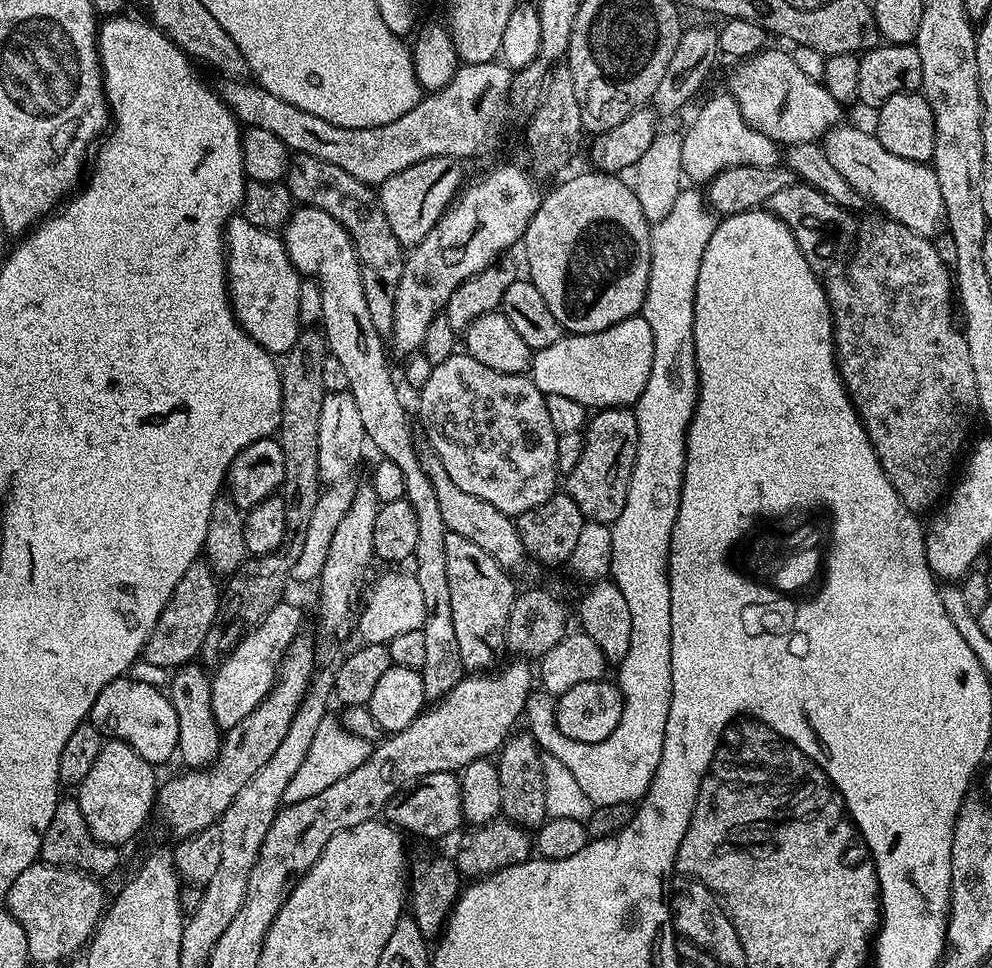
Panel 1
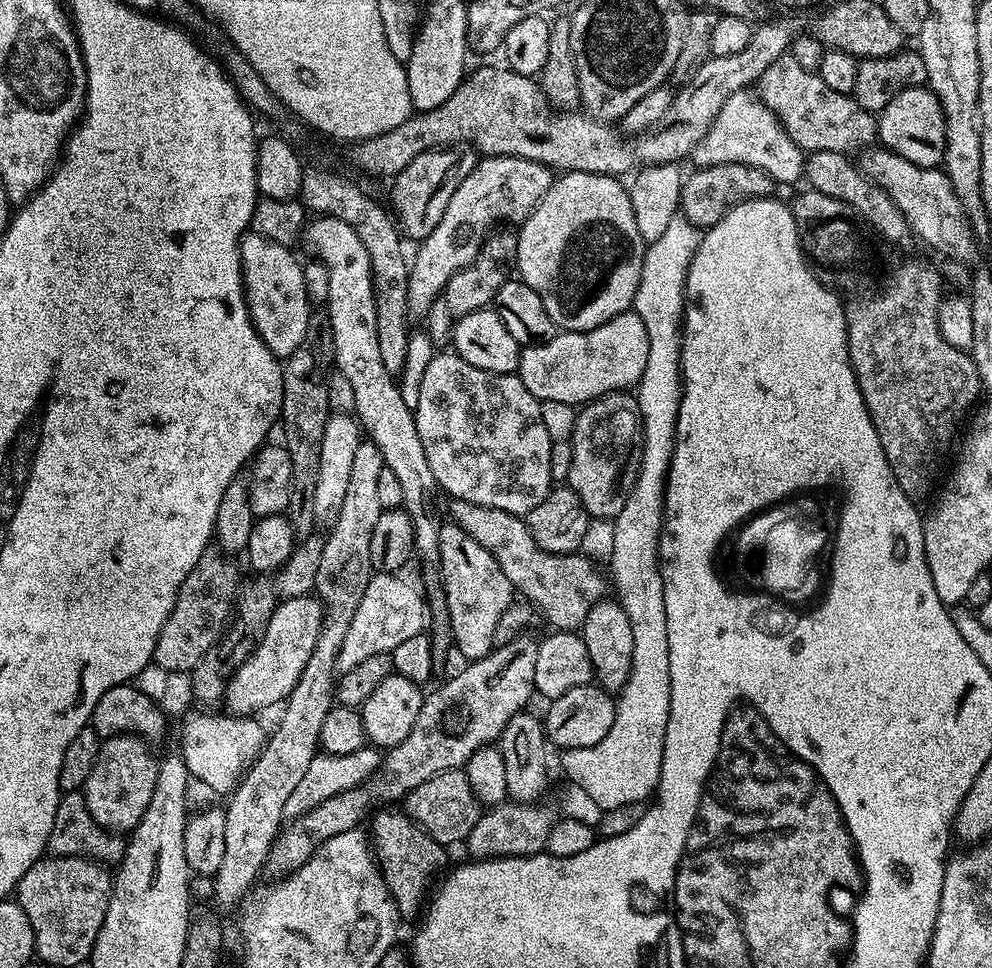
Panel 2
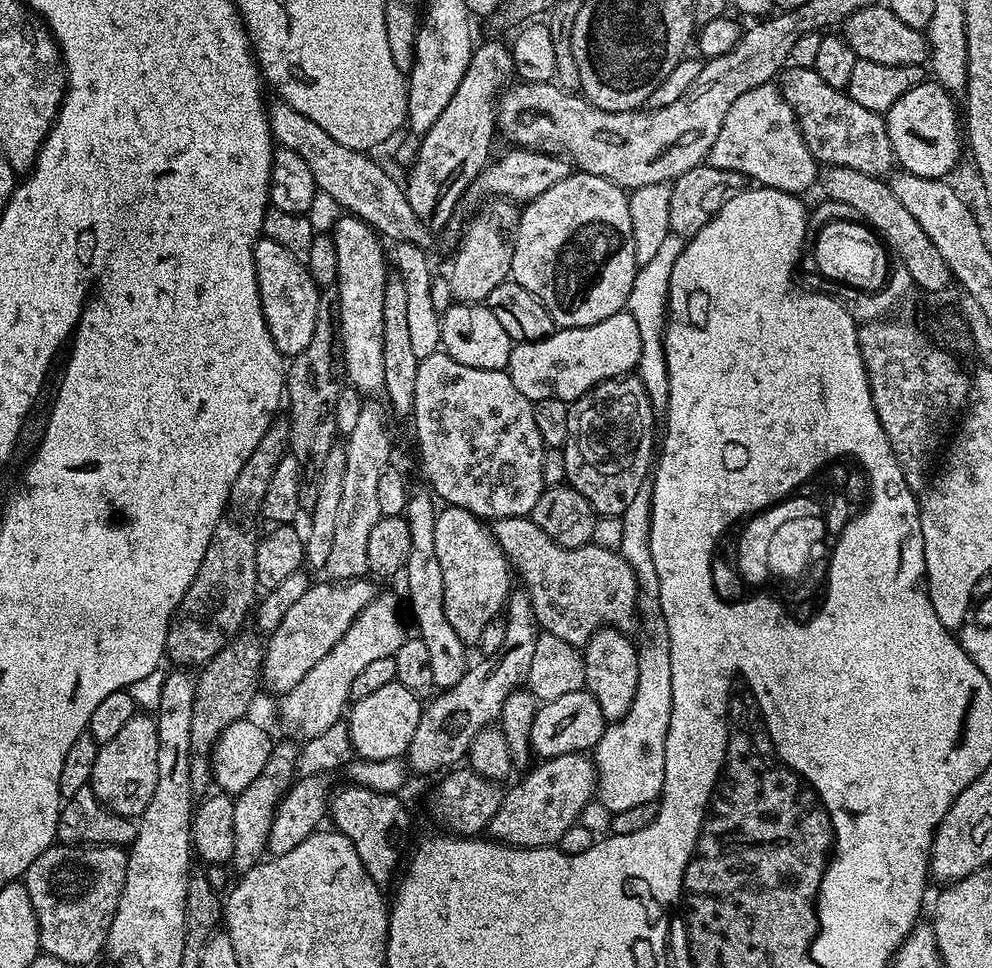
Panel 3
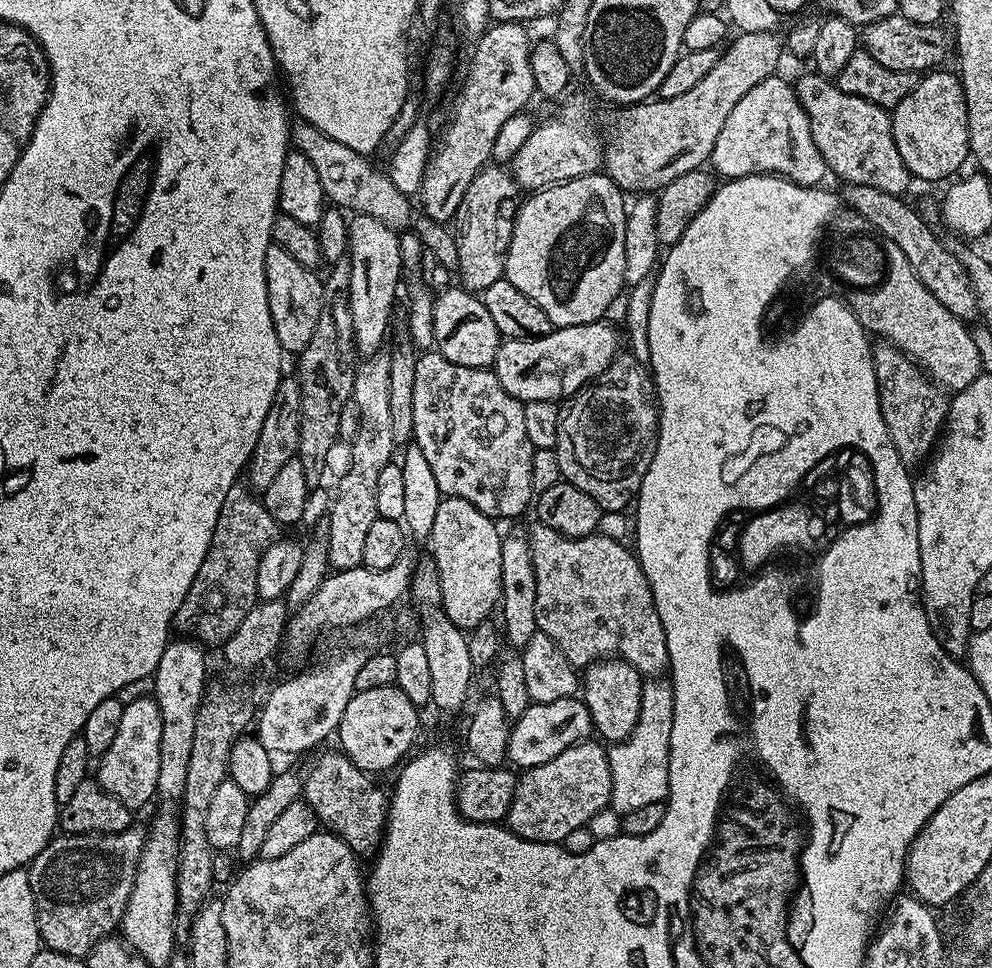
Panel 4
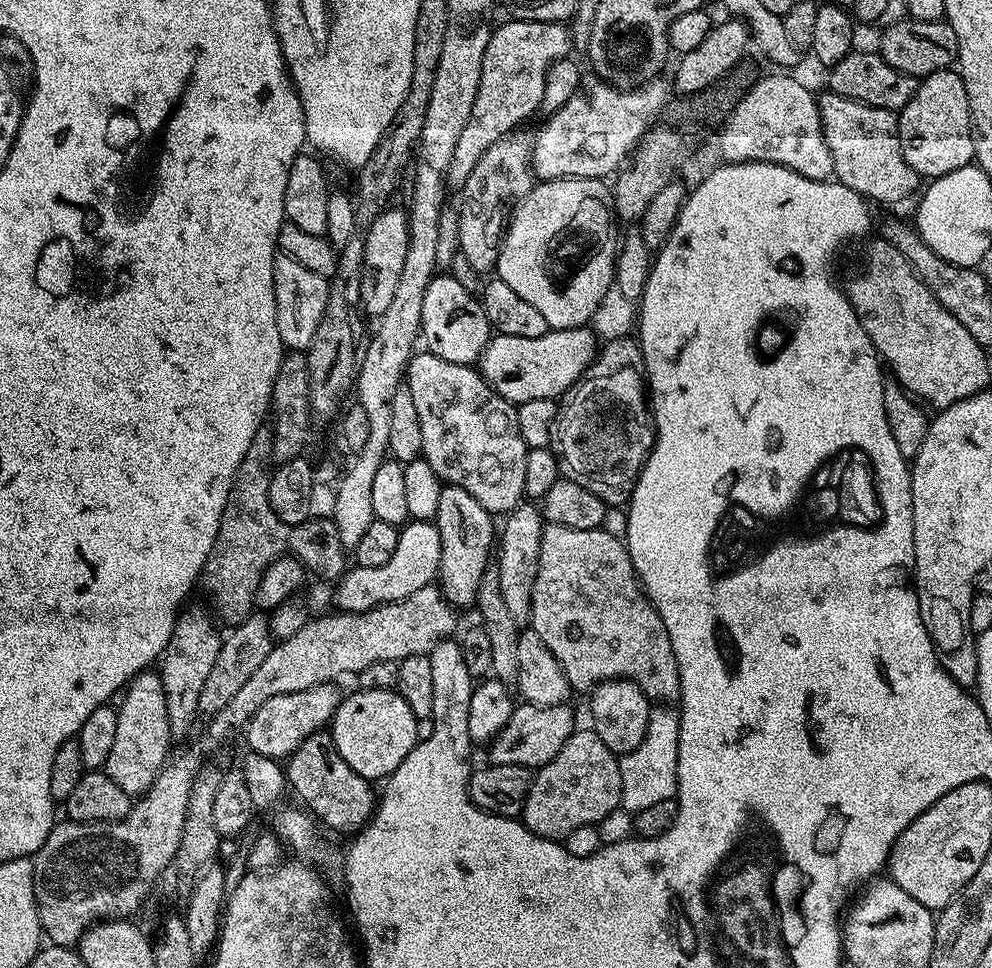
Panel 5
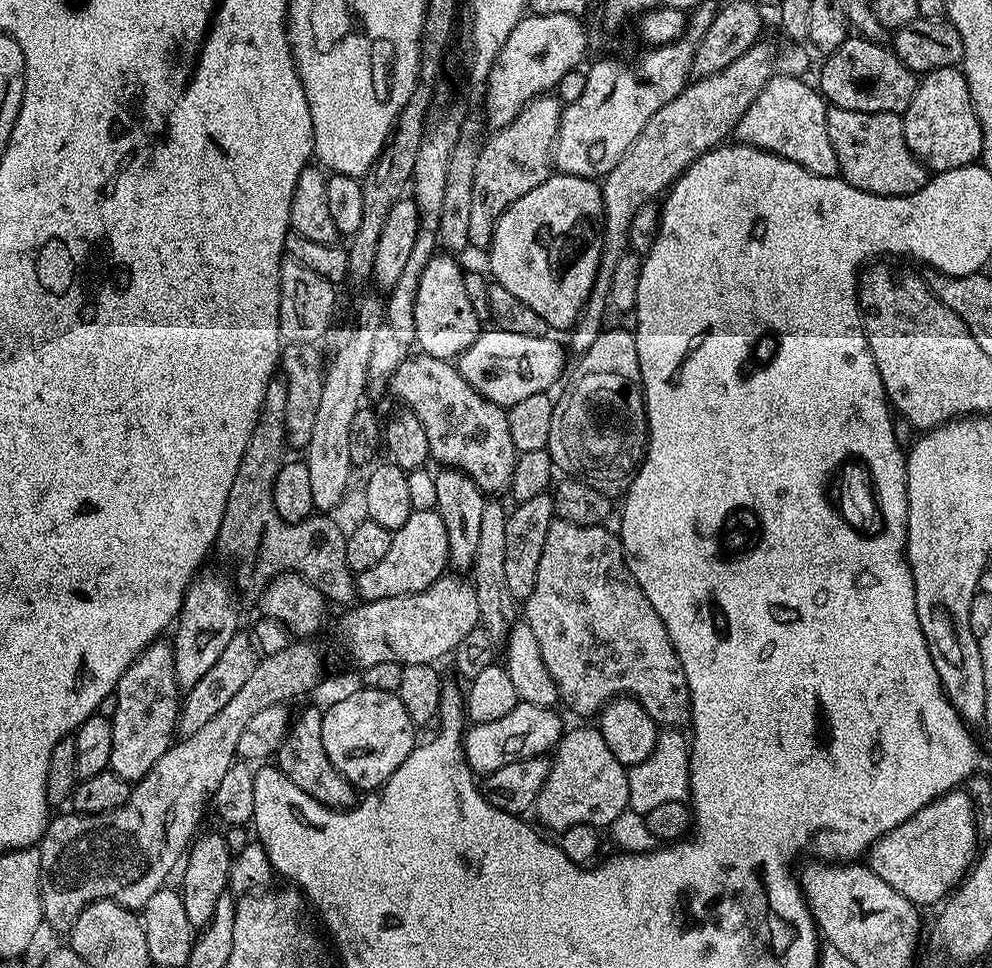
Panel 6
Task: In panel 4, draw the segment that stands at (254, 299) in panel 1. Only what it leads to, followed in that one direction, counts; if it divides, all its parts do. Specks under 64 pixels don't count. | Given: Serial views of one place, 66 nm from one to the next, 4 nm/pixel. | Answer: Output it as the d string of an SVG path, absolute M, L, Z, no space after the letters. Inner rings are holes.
M271 247L266 250L266 294L270 298L270 318L274 318L274 330L285 353L298 354L310 342L318 314L324 301L323 279L311 268L302 266L286 250Z

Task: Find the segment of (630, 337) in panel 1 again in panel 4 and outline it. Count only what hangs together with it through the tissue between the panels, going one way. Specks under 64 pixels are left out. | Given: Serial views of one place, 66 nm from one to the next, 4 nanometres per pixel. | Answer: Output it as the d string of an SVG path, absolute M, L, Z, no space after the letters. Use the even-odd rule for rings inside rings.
M595 320L582 326L556 328L550 334L533 340L505 339L496 355L494 371L498 382L514 398L563 401L571 398L584 385L601 376L612 365L612 359L621 351L622 336L604 320Z

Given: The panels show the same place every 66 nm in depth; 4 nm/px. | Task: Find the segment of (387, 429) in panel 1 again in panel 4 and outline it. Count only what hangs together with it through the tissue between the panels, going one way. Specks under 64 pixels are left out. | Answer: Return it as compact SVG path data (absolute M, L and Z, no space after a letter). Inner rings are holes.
M359 214L348 220L348 255L350 266L350 310L356 331L356 350L367 358L381 351L388 323L392 320L392 307L396 304L396 287L402 277L400 237L390 226Z

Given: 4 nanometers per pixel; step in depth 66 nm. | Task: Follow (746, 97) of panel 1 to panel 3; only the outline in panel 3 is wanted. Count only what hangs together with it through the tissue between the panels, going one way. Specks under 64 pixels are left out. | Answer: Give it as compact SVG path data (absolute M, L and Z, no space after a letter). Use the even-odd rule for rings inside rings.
M789 67L779 77L778 87L800 121L802 138L810 154L821 165L850 166L850 170L860 170L862 174L881 178L893 171L890 134L881 113L866 110L866 106L858 106L858 102L854 102L847 91L826 86L826 82L818 78L815 68Z

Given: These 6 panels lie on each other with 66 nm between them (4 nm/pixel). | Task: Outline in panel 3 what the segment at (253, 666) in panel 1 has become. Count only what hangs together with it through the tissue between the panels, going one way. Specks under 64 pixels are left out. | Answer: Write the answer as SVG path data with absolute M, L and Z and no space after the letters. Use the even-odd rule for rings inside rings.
M368 578L358 580L346 580L343 582L323 582L324 584L313 583L286 610L278 630L274 630L267 637L264 648L264 663L262 665L262 684L275 694L283 694L294 690L318 662L333 648L350 630L354 618L366 605L378 594L378 588L371 584L373 581Z

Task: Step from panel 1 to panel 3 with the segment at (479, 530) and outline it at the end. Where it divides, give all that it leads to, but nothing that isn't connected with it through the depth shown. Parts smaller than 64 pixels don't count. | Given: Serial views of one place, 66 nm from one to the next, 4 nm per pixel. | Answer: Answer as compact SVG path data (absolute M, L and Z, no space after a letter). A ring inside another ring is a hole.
M511 516L505 520L497 520L491 525L490 531L504 551L504 557L508 559L515 575L516 572L520 575L519 583L531 598L532 609L543 631L562 638L562 642L583 646L605 625L627 633L633 631L635 624L637 627L640 588L636 585L634 570L619 551L606 549L595 543L577 548L558 546L558 542L554 542L554 538L550 538L550 534L546 534L528 516Z

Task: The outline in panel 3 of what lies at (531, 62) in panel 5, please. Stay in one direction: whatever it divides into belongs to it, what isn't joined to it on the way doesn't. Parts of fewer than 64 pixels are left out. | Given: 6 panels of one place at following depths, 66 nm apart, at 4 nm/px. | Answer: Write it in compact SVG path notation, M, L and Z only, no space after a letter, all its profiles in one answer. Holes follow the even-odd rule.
M496 40L477 43L454 98L419 141L416 158L407 169L408 184L406 180L403 190L414 214L422 221L430 221L433 229L439 230L451 222L468 186L488 167L493 155L492 135L495 137L498 132L498 97L509 87L513 76L512 54L507 43L499 44Z

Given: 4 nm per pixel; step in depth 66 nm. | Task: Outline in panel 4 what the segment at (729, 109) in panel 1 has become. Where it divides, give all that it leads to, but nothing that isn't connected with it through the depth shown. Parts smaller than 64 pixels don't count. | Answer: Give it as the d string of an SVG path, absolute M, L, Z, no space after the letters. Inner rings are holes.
M777 74L758 82L758 86L742 94L734 110L730 110L718 133L718 142L714 142L710 161L711 171L717 177L737 180L743 176L771 174L785 176L790 182L807 188L825 183L824 176L829 175L829 170L818 146L814 146L810 118L806 118L806 110L802 110L795 87L787 84L782 76Z

